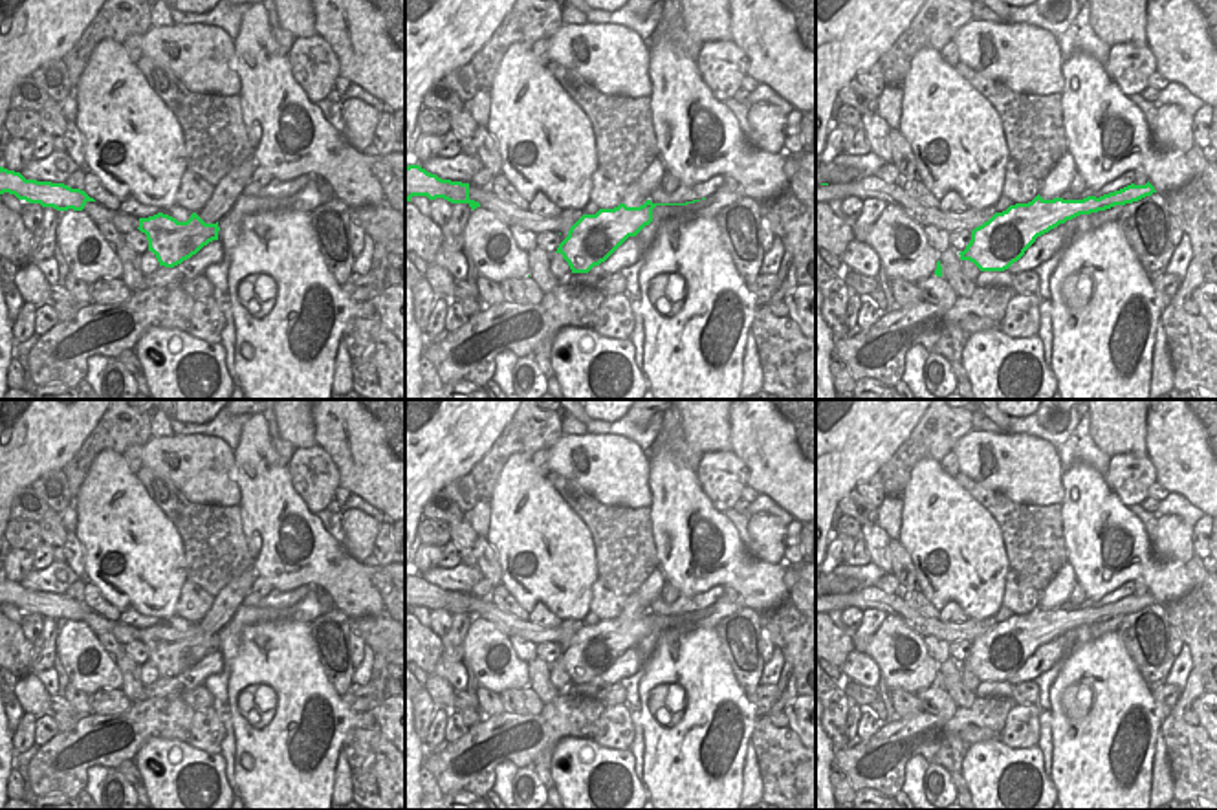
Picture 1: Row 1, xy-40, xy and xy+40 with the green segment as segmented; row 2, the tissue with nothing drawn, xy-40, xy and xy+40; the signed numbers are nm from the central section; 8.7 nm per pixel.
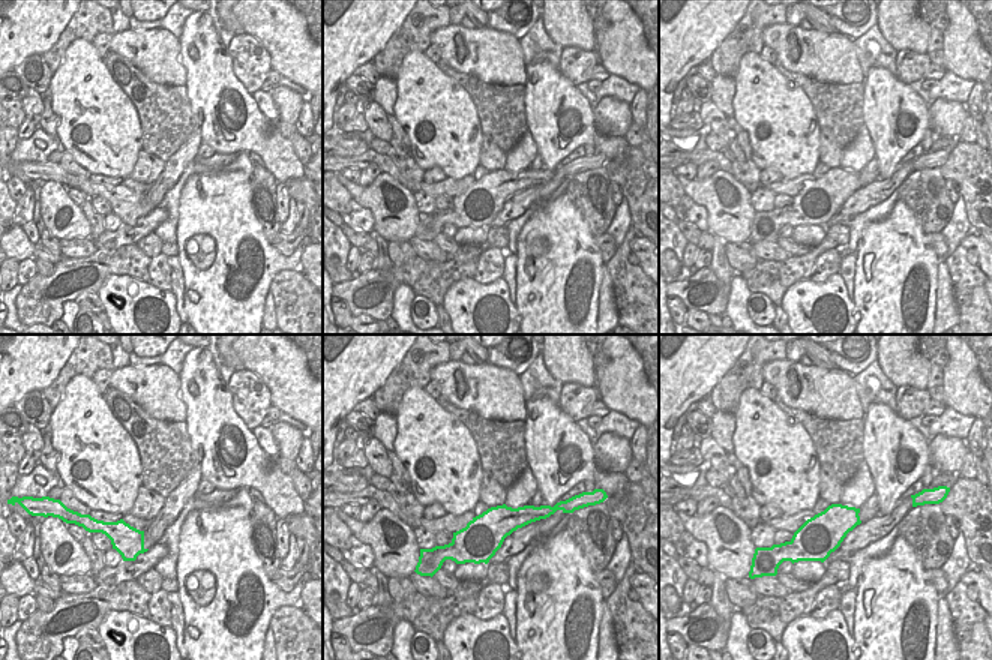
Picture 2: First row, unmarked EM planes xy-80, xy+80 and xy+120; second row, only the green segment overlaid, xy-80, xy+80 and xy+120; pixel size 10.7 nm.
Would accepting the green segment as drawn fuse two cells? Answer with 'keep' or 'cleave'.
cleave

